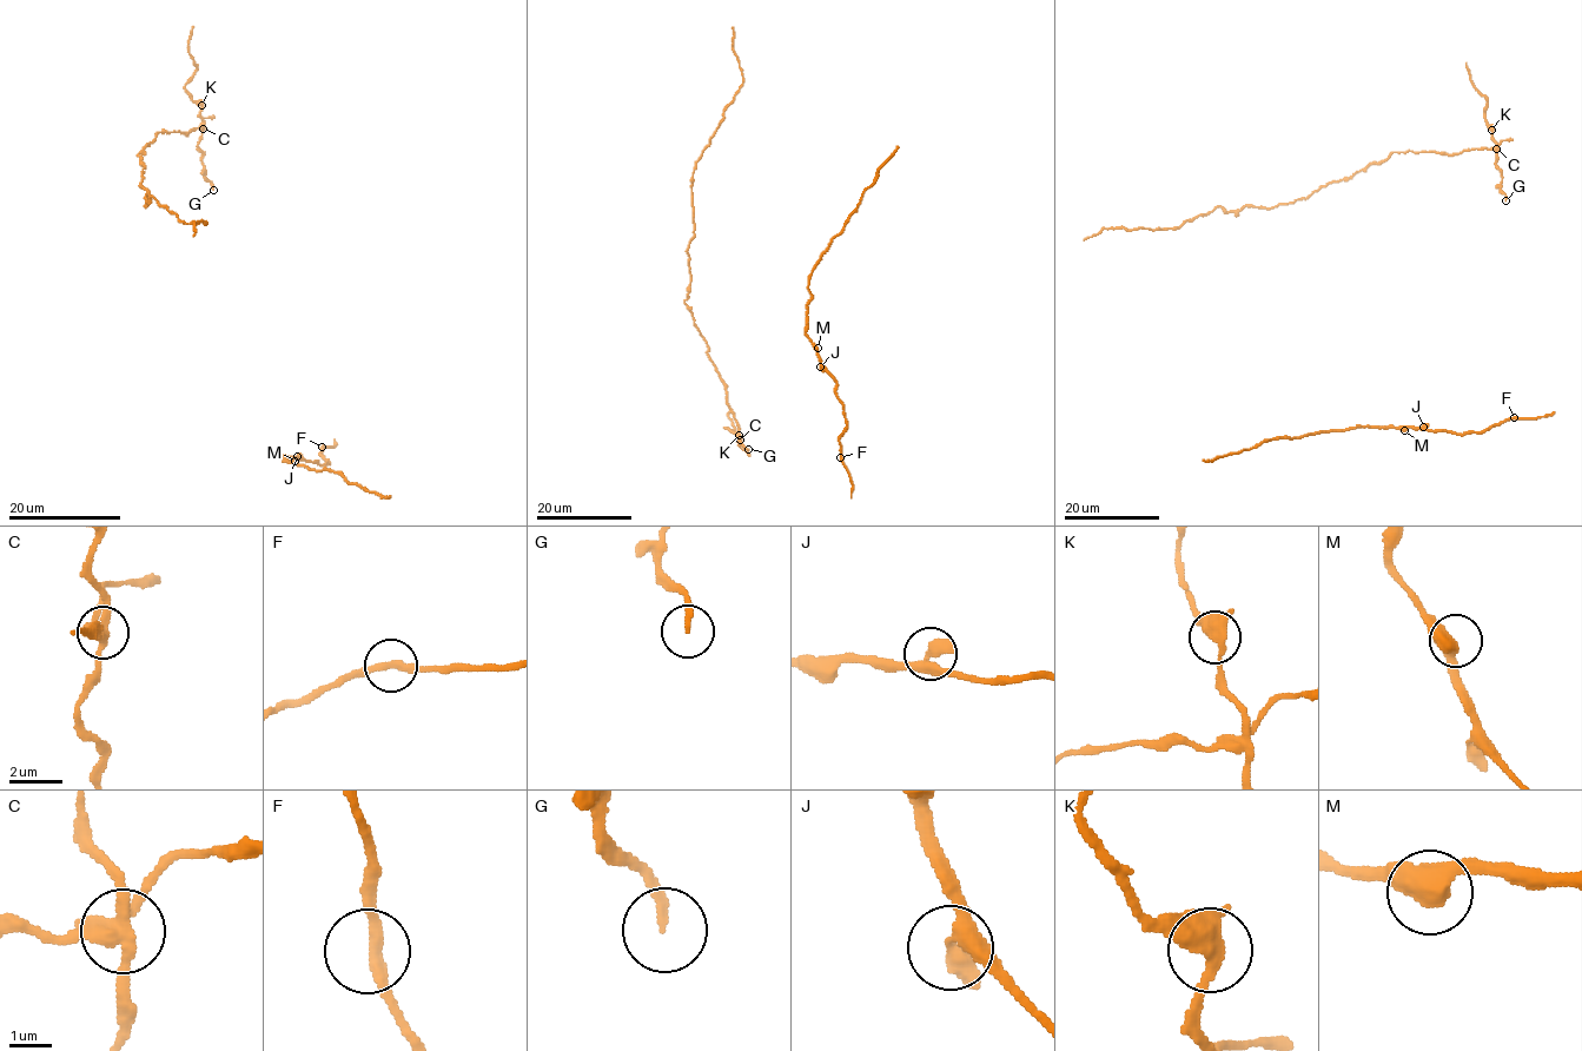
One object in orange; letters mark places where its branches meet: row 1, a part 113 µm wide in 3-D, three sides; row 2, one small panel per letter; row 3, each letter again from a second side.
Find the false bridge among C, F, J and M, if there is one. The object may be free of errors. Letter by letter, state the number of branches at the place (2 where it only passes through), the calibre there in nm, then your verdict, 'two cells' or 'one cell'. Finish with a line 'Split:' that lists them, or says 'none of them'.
C: 5 | 360 nm | two cells
F: 2 | 280 nm | one cell
J: 3 | 360 nm | one cell
M: 2 | 480 nm | one cell
Split: C

